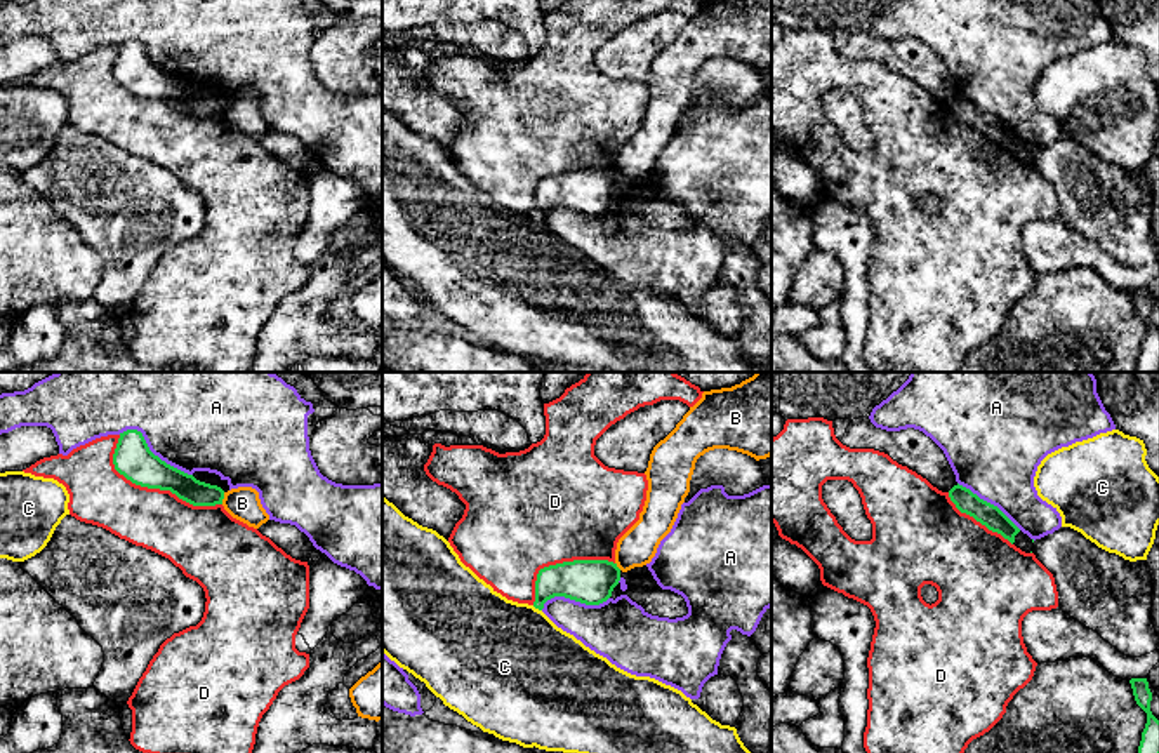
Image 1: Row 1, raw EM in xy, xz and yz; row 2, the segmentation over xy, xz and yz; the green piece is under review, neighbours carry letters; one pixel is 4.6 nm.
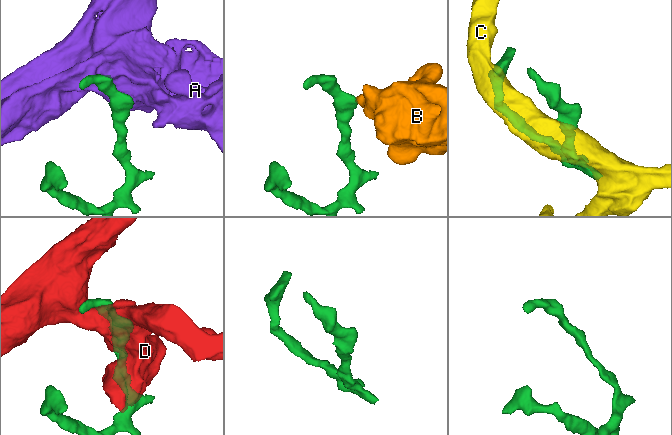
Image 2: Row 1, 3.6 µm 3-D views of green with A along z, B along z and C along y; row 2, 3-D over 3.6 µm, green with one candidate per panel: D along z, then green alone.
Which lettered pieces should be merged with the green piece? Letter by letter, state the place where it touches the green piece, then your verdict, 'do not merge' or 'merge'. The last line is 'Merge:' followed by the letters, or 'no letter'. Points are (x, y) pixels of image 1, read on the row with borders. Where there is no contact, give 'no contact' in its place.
A: contact xy (150, 451); do not merge
B: contact xy (223, 498); do not merge
C: contact xz (537, 607); do not merge
D: contact xy (152, 487); do not merge
Merge: no letter

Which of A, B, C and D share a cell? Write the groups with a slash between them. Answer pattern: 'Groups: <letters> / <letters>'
Groups: A / B / C / D

